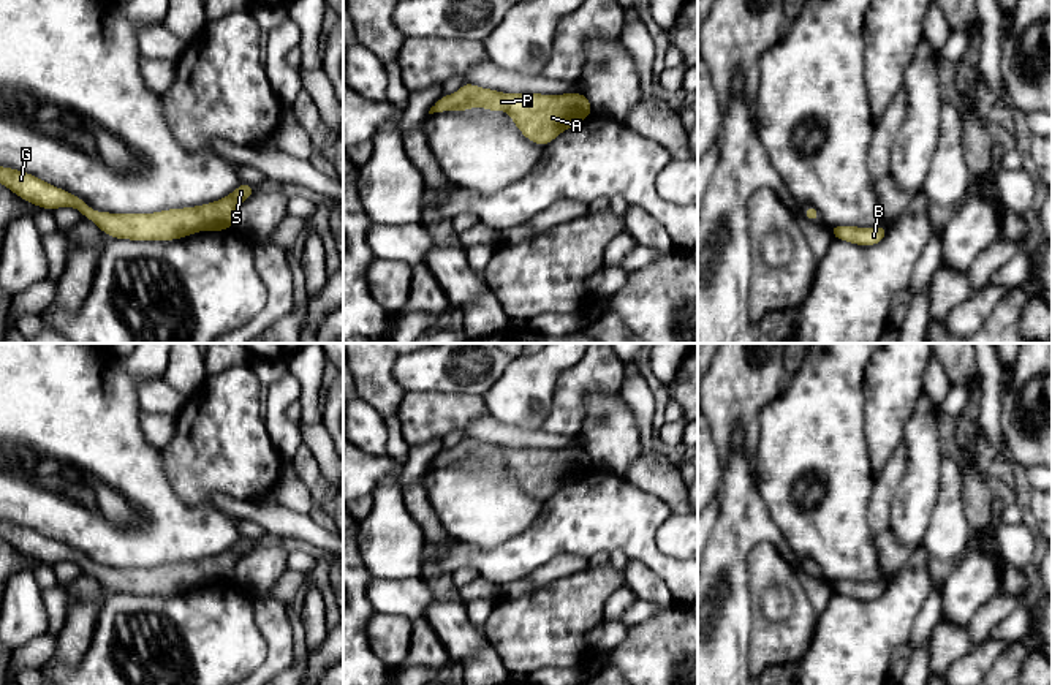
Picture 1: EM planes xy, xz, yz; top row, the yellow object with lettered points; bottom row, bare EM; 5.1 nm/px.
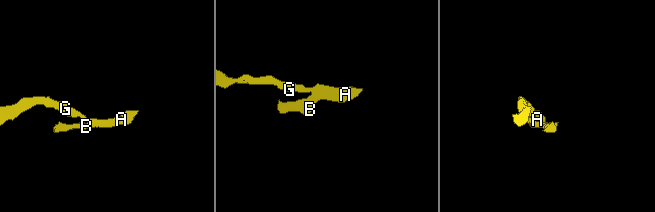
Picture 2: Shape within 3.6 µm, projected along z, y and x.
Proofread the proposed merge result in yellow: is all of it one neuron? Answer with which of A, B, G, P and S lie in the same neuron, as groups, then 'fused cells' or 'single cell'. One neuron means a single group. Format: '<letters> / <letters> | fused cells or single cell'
A B G P S | single cell

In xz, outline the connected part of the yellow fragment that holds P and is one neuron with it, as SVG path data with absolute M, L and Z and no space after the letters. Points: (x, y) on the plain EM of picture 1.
M465 437L457 446L433 457L429 468L471 462L506 465L519 486L541 501L593 467L584 448L501 448Z

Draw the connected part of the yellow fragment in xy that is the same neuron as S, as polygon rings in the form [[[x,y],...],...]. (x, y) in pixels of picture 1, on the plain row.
[[[0,520],[0,538],[27,557],[52,566],[74,562],[101,587],[128,595],[176,595],[199,585],[231,584],[237,562],[255,547],[255,541],[240,538],[228,551],[209,558],[153,568],[111,568],[92,565],[84,554],[25,525]]]

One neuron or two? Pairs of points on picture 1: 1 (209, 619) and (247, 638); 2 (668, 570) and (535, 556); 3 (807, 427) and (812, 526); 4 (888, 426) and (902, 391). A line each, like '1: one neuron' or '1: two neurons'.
1: one neuron
2: one neuron
3: one neuron
4: one neuron

